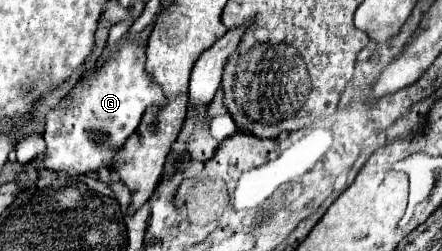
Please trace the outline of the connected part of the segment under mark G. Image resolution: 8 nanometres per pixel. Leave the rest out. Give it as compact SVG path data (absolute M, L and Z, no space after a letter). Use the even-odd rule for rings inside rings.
M135 40L119 46L105 64L95 68L83 84L73 88L71 96L71 108L63 110L57 106L49 112L43 134L47 142L45 168L65 174L89 174L111 168L115 154L139 126L145 108L151 104L165 104L161 86L145 72L145 44Z

